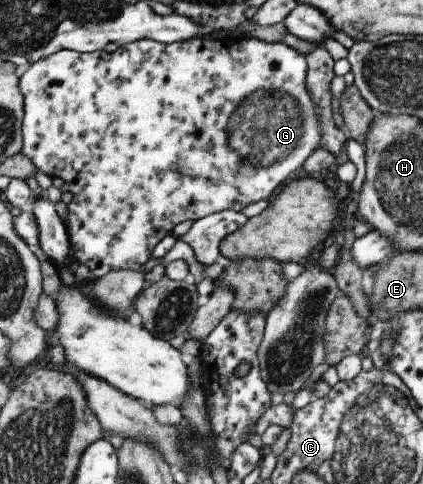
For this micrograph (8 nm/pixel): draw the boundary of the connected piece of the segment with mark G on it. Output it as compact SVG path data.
M196 37L190 41L176 41L175 43L164 44L152 39L142 39L125 45L124 47L118 47L114 52L108 53L104 50L94 51L91 53L79 53L70 49L64 49L48 58L35 62L29 69L21 76L21 91L25 94L25 121L23 122L23 149L22 153L26 154L30 160L39 168L40 171L49 175L51 178L58 176L70 185L70 190L73 194L73 199L70 204L67 205L67 215L65 220L66 231L68 232L68 238L70 238L70 246L73 250L74 257L80 264L84 264L89 269L89 280L96 281L105 277L110 271L119 271L124 269L144 270L146 262L150 262L152 258L152 252L156 248L156 244L160 244L166 236L170 236L174 232L174 228L178 224L182 224L184 220L192 220L193 222L200 221L201 218L210 216L211 214L232 209L238 212L243 212L249 204L252 204L254 200L258 198L266 198L266 194L270 194L272 190L280 189L290 178L290 174L294 174L297 170L300 170L302 161L317 147L318 139L321 131L319 130L319 124L317 123L317 114L314 108L314 102L310 98L308 90L306 90L306 74L308 70L308 64L306 58L302 54L298 53L294 49L287 47L284 43L267 43L254 37L230 37L226 40L222 39L210 39Z

